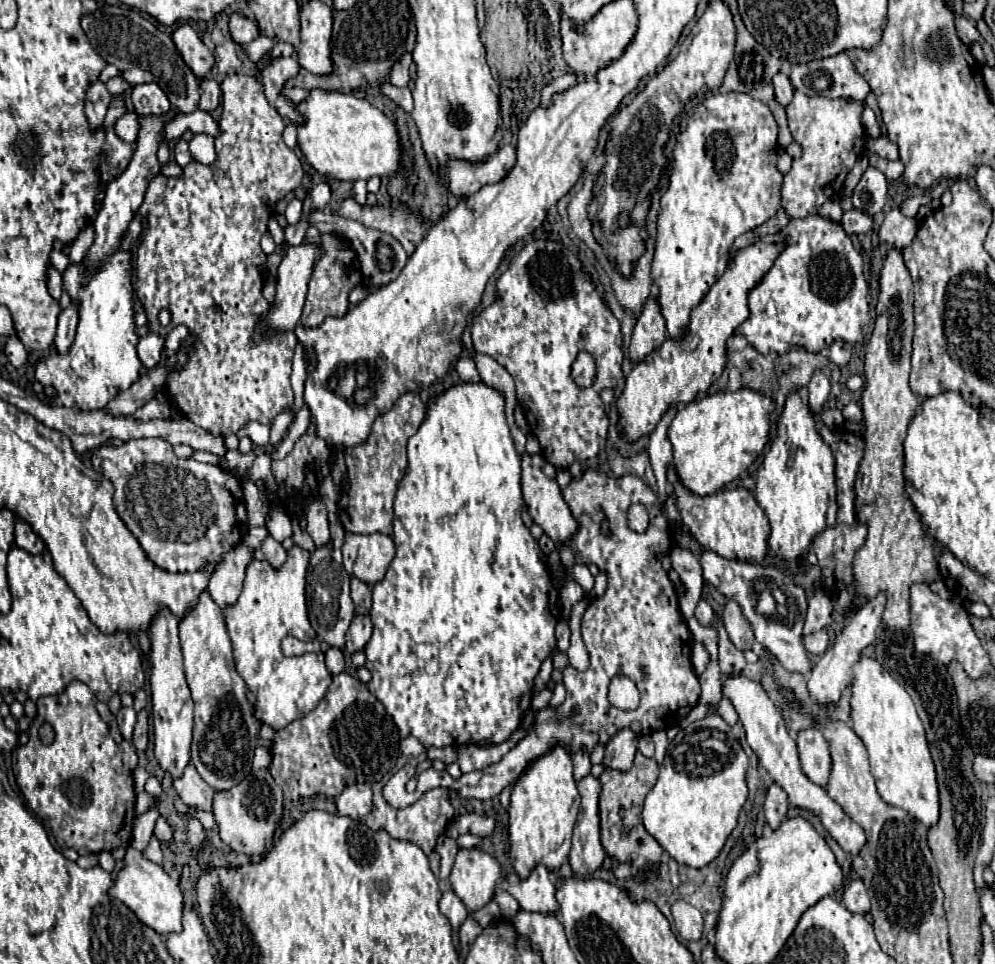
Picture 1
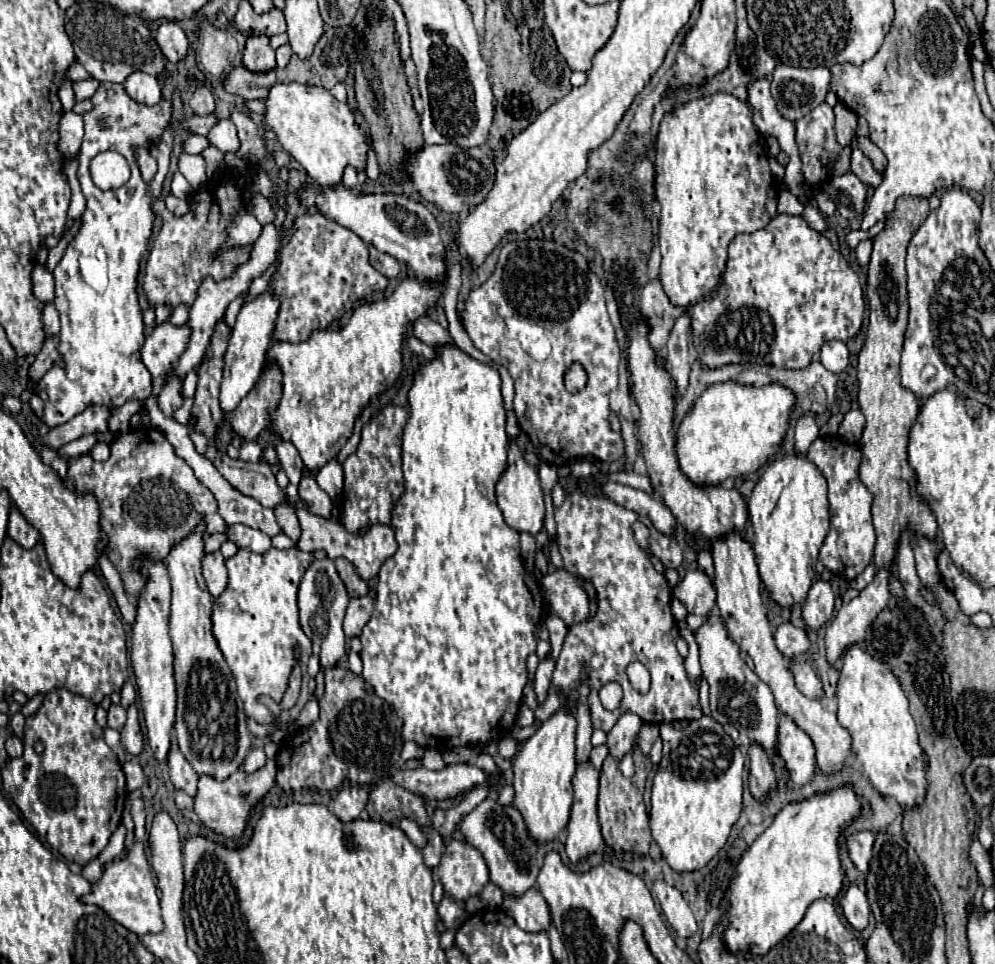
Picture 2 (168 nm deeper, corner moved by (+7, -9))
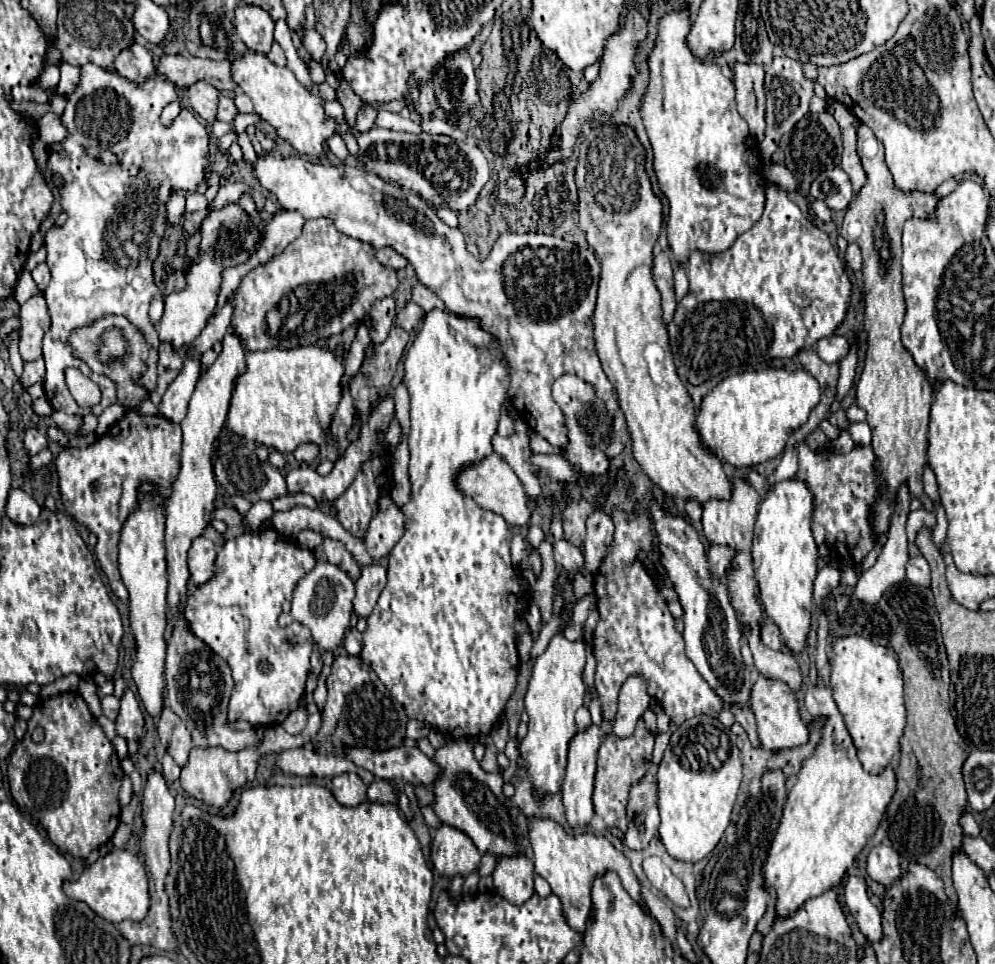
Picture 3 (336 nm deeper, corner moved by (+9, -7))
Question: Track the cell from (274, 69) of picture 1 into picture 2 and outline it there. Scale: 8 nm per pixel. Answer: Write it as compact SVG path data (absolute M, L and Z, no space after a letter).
M248 37L244 67L248 71L272 71L276 67L274 49L268 45L268 37Z

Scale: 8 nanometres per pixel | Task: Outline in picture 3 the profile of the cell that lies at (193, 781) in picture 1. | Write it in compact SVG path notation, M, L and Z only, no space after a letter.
M166 705L160 713L158 735L160 735L160 741L166 747L166 751L176 759L176 763L180 767L184 767L188 763L192 737L188 733L186 725L180 721L180 717L176 717L176 713L172 713Z

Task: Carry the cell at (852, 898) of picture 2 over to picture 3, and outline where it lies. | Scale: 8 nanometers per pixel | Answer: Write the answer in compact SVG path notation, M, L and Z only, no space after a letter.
M856 875L848 877L846 887L844 887L844 899L860 931L866 935L866 939L870 943L880 941L882 939L882 917L880 917L880 911L868 899L866 883L862 877L856 877Z

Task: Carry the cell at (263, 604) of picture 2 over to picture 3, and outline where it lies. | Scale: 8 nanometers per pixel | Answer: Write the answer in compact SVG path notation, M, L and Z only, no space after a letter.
M268 527L268 529L260 529L256 533L244 533L244 537L236 537L232 541L226 541L224 547L220 549L218 557L216 557L216 573L212 577L212 581L204 583L204 585L198 585L190 595L188 595L188 601L186 601L186 609L184 609L184 617L186 617L186 623L188 623L188 629L198 637L202 639L216 655L220 655L232 669L234 673L234 689L232 689L232 697L228 701L228 719L230 721L236 721L236 719L242 719L242 721L248 721L250 725L278 725L286 719L286 715L294 709L298 709L298 701L302 699L304 695L304 689L306 689L306 679L308 679L308 671L310 671L310 655L312 655L312 649L314 649L314 639L310 635L310 631L304 629L304 625L300 625L298 621L292 621L288 627L280 627L278 625L278 615L282 611L290 611L290 603L292 603L292 593L298 585L298 581L310 573L316 565L316 557L310 549L300 549L296 543L292 543L290 539L282 539L276 529Z

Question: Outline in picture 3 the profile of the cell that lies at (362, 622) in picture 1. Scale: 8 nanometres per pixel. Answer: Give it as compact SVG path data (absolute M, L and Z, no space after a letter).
M380 563L360 567L354 599L354 611L358 613L358 617L368 617L372 613L384 585L386 585L386 567L382 567Z

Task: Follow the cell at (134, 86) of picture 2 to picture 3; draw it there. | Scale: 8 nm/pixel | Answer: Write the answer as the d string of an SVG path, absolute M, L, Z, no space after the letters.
M134 41L128 49L122 49L114 59L114 69L118 75L132 83L144 83L154 75L154 63L144 45Z

